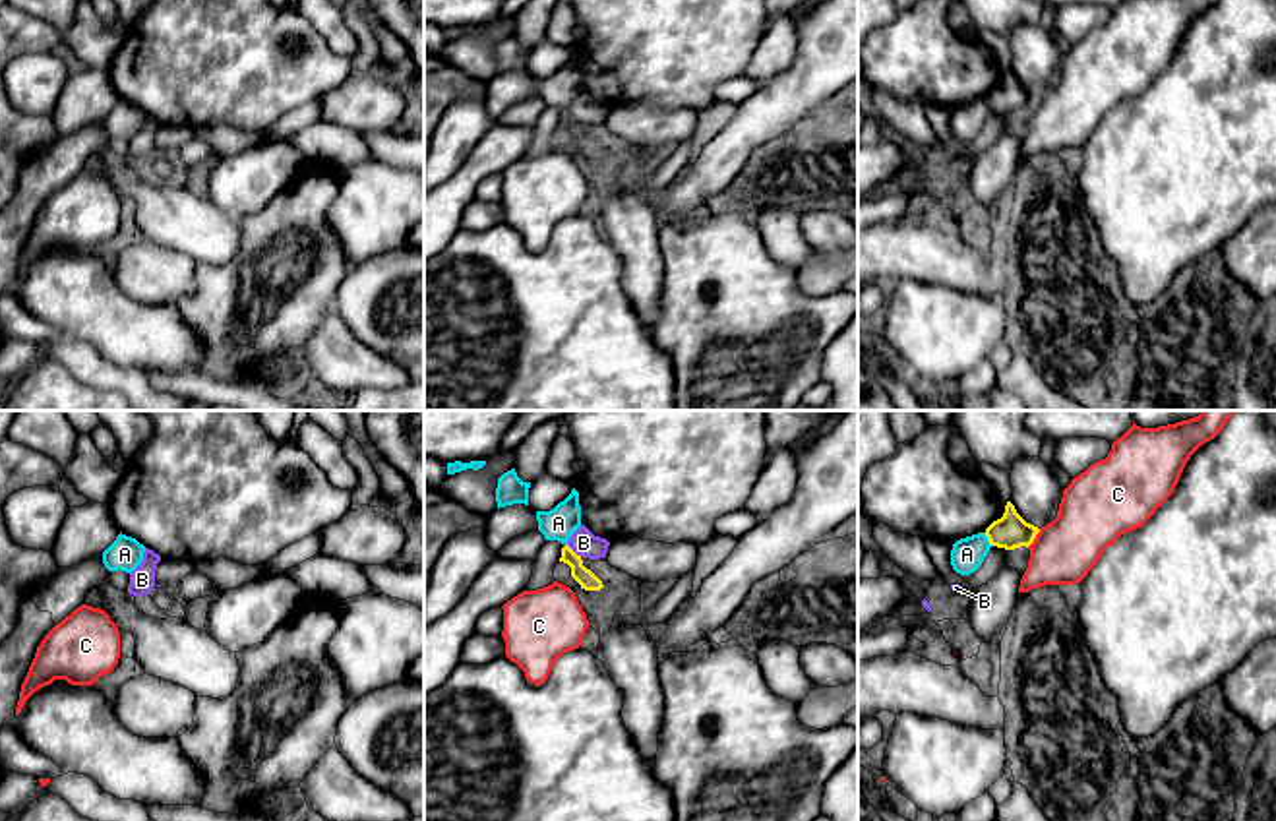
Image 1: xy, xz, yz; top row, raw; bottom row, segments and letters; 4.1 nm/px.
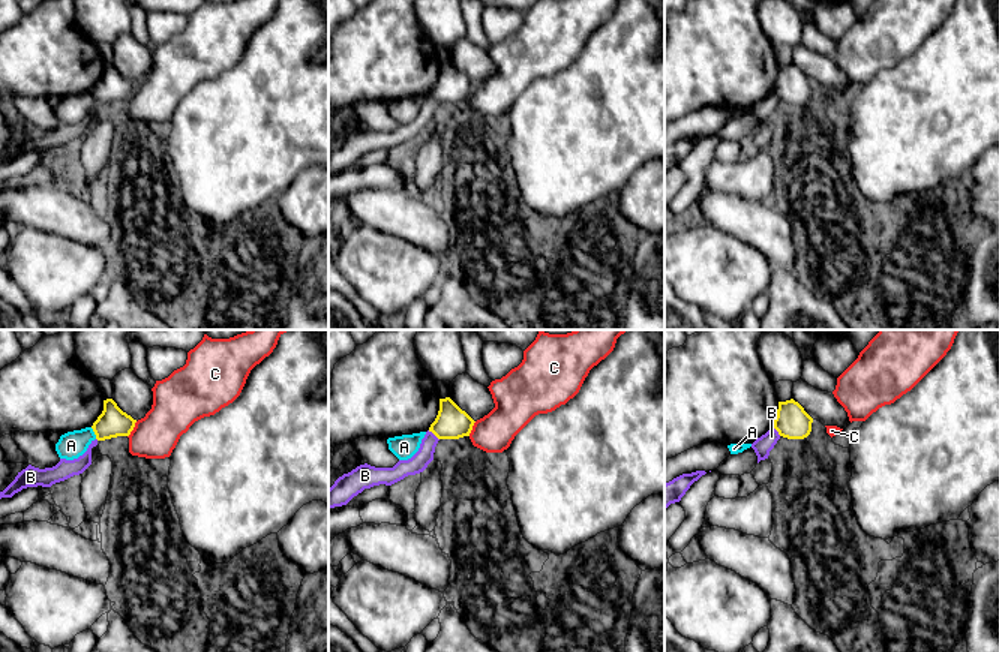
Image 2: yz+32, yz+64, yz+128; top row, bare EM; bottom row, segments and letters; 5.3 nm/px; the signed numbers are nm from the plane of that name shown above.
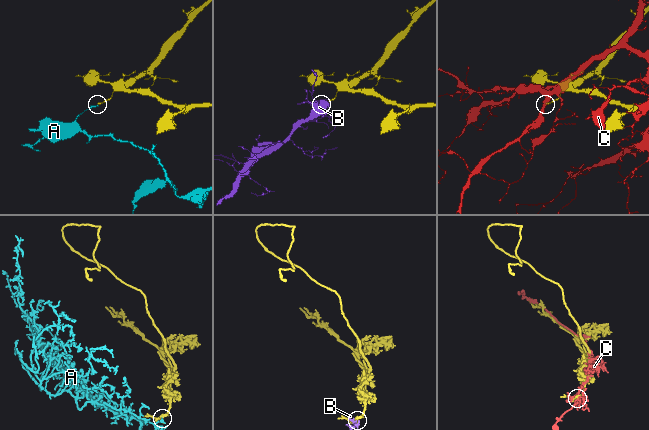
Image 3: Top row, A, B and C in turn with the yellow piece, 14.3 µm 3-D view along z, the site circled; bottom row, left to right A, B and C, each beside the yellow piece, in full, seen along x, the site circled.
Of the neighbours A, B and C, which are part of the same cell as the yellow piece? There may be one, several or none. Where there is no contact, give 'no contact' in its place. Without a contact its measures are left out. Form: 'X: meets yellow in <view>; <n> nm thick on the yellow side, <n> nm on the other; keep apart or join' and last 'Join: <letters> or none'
A: meets yellow in yz; 150 nm thick on the yellow side, 140 nm on the other; keep apart
B: meets yellow in xz; 80 nm thick on the yellow side, 110 nm on the other; keep apart
C: meets yellow in yz; 150 nm thick on the yellow side, 280 nm on the other; keep apart
Join: none

